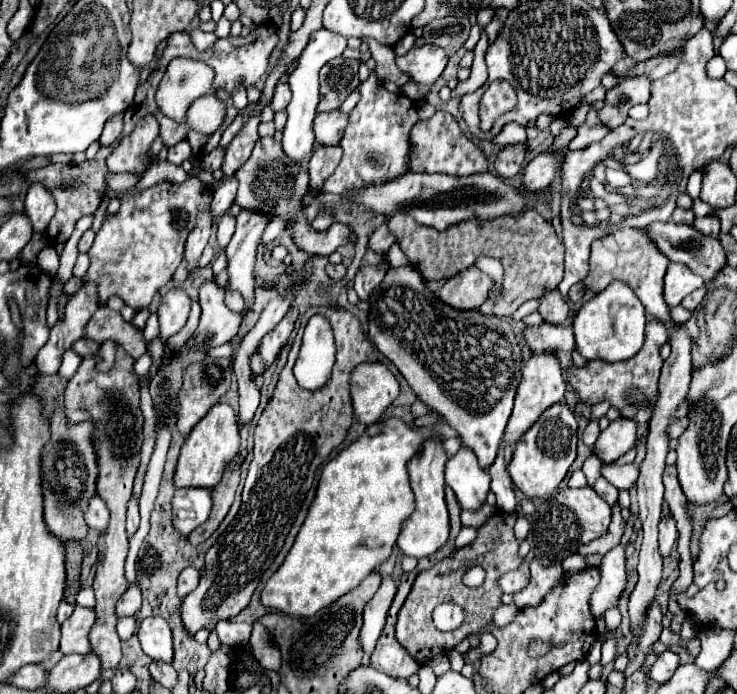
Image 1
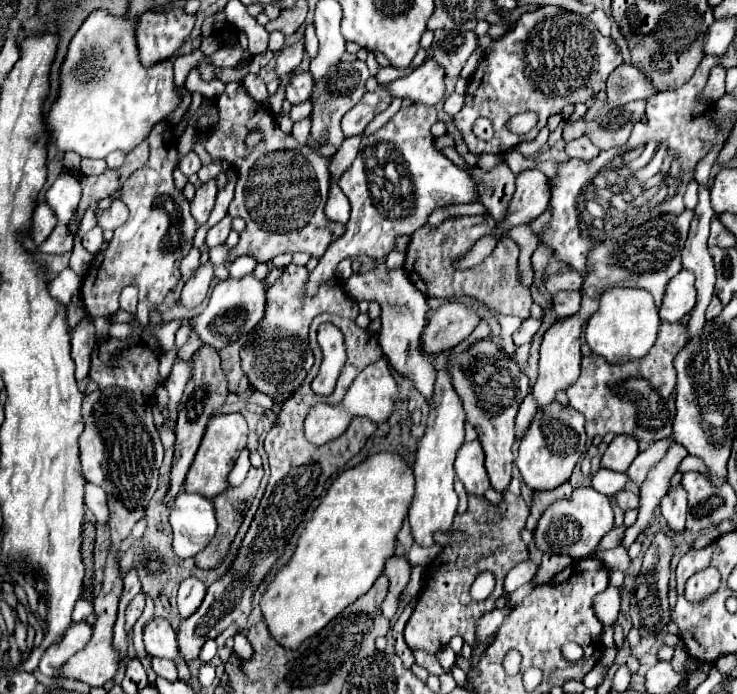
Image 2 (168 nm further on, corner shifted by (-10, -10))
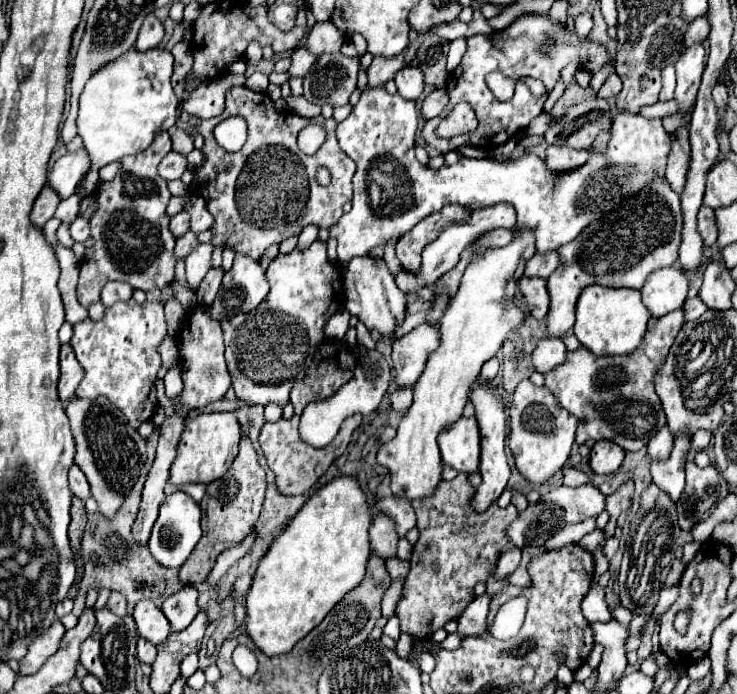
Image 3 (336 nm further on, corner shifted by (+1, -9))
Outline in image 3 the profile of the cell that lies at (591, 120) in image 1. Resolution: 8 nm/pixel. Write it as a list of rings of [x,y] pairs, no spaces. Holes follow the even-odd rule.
[[[551,145],[547,147],[547,169],[555,171],[555,173],[565,173],[569,169],[579,169],[581,165],[585,165],[589,157],[589,151],[577,151],[577,149],[569,149],[569,147],[559,147],[559,145]]]

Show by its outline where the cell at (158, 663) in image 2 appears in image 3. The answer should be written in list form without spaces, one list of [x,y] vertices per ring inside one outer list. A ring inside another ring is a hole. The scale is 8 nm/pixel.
[[[139,637],[139,639],[137,639],[137,657],[139,657],[139,661],[151,665],[153,659],[155,659],[155,655],[157,655],[155,647],[153,647],[149,641],[145,641],[143,637]]]

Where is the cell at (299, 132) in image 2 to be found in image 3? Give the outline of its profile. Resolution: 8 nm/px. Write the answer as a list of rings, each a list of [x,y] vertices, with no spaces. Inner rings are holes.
[[[289,95],[285,99],[287,103],[287,109],[301,115],[301,117],[317,117],[321,113],[321,107],[319,105],[313,105],[311,101],[307,101],[303,95],[301,97],[295,97],[295,95]]]

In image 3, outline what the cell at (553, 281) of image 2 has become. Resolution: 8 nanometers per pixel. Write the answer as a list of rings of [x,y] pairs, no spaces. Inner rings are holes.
[[[535,253],[525,265],[525,275],[549,277],[557,267],[559,267],[559,255],[557,253]]]

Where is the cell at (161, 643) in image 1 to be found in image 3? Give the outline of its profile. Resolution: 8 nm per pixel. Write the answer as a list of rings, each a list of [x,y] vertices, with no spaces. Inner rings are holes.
[[[143,599],[135,605],[133,617],[137,621],[137,631],[143,639],[151,641],[153,645],[161,645],[165,643],[165,639],[171,633],[169,621],[163,615],[163,611],[149,599]]]

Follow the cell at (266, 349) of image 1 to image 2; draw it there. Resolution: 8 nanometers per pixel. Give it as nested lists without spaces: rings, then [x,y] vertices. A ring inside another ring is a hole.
[[[290,264],[284,268],[282,278],[266,292],[268,304],[260,330],[240,350],[242,370],[248,376],[250,384],[276,400],[286,400],[302,384],[308,368],[312,368],[314,358],[312,352],[308,354],[308,328],[312,318],[322,312],[338,314],[340,318],[350,320],[356,320],[358,316],[358,304],[344,294],[342,282],[338,278],[332,278],[326,284],[322,284],[320,292],[314,298],[302,298],[302,286],[306,278],[308,270],[304,266]]]

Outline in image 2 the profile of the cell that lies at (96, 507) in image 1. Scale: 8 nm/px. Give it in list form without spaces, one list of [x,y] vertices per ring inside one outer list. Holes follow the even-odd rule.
[[[90,482],[86,484],[86,506],[94,512],[98,524],[108,524],[108,518],[110,518],[108,496],[100,486],[94,486]]]

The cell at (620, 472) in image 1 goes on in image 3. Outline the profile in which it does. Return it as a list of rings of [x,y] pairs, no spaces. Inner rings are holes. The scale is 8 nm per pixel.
[[[563,467],[561,479],[563,479],[563,485],[569,485],[569,487],[579,487],[579,485],[591,483],[591,479],[577,467]]]

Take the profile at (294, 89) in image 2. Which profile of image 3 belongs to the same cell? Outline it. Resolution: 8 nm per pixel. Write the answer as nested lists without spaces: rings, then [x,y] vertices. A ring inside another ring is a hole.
[[[301,45],[301,47],[297,47],[297,49],[293,51],[291,59],[293,59],[291,69],[289,69],[291,77],[305,77],[305,73],[307,73],[307,71],[311,69],[311,65],[317,61],[317,55],[309,53],[307,47]]]

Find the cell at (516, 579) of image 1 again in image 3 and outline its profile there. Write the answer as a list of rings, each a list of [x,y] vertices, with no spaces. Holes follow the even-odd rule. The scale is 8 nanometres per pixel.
[[[517,547],[505,549],[499,557],[499,563],[497,563],[497,573],[495,573],[497,579],[503,579],[505,575],[511,575],[517,569],[519,561],[521,561],[521,549],[517,549]]]

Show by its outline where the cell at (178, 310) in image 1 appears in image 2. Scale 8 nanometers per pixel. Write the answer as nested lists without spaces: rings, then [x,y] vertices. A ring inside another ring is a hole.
[[[212,262],[200,264],[200,268],[196,270],[196,274],[184,284],[182,288],[182,296],[180,296],[180,304],[188,310],[194,310],[196,306],[202,304],[202,300],[206,298],[210,280],[212,280],[214,272],[212,272]]]

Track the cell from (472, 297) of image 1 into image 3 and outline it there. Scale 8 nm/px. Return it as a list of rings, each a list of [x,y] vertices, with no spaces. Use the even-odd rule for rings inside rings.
[[[421,323],[411,333],[393,341],[393,369],[397,389],[411,387],[423,373],[427,355],[439,345],[437,325]]]

